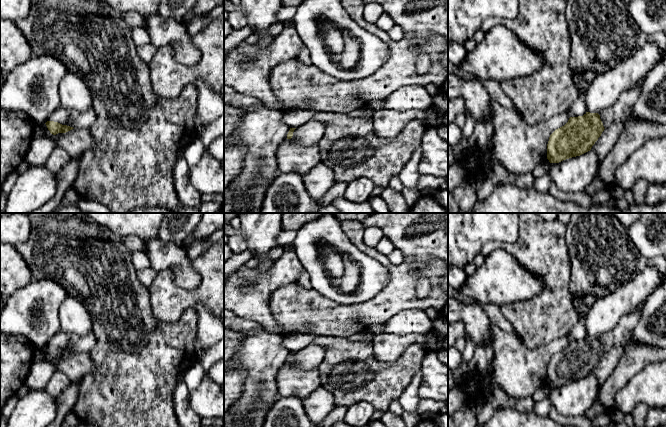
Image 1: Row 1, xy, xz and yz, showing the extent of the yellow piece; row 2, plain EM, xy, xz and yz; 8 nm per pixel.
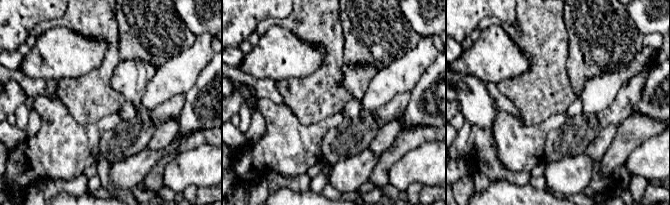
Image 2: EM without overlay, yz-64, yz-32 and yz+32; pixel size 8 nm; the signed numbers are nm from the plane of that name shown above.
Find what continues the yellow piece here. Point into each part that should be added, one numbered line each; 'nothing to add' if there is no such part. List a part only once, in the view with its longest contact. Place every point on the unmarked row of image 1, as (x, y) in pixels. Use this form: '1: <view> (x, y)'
1: xy (70, 341)

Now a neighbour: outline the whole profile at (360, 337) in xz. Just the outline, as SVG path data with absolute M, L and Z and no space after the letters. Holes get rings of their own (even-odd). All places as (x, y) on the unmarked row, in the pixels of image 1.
M358 333L356 335L352 335L347 338L350 341L357 341L357 342L371 342L373 339L373 335L369 333Z

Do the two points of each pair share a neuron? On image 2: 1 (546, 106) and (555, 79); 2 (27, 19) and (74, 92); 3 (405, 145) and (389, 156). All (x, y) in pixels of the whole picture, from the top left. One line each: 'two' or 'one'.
1: one
2: two
3: one

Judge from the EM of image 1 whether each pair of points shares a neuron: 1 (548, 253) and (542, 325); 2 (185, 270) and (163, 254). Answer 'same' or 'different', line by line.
1: same
2: same

